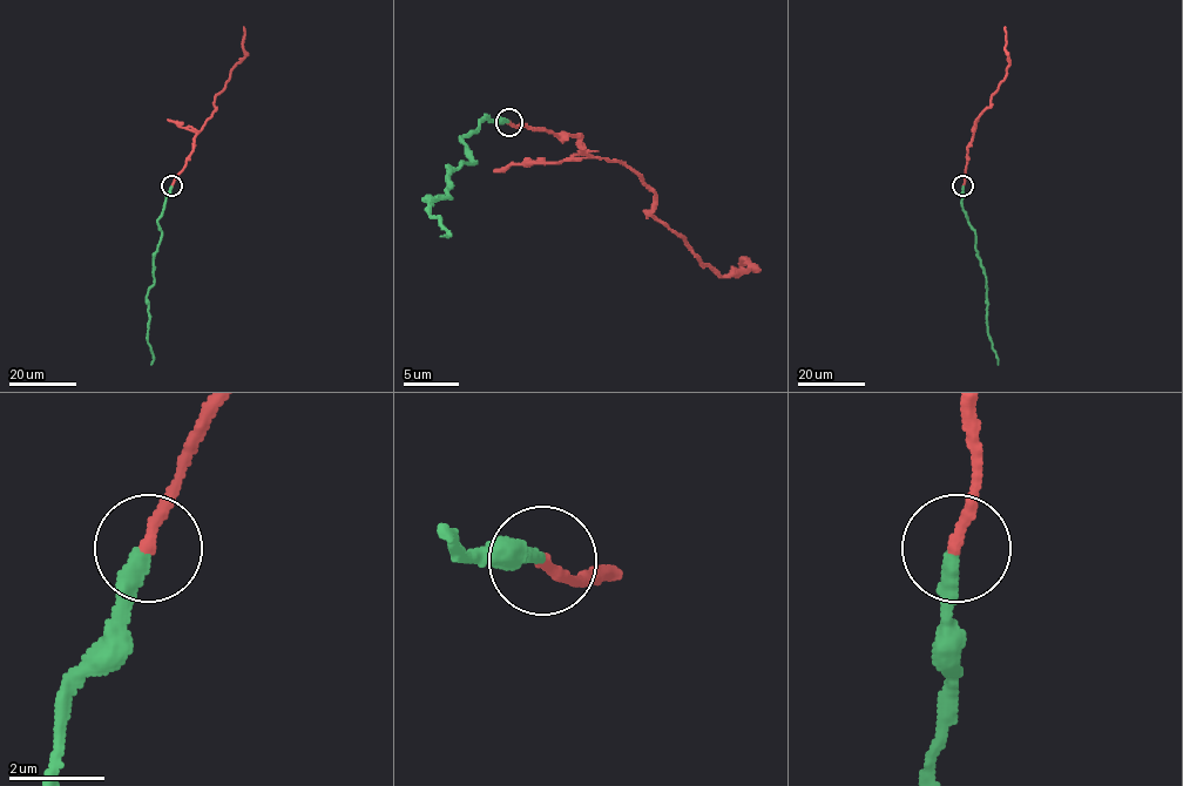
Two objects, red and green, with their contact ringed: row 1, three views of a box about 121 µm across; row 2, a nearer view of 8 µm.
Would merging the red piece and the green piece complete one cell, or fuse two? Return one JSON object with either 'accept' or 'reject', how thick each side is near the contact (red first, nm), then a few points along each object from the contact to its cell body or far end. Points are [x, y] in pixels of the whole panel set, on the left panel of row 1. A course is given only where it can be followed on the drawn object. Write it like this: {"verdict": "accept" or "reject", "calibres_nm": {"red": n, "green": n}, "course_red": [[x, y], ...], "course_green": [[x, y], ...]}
{"verdict": "accept", "calibres_nm": {"red": 260, "green": 360}, "course_red": [[171, 185], [193, 149], [195, 135], [216, 110], [215, 97], [224, 87], [230, 69], [244, 56], [244, 26]], "course_green": [[171, 185], [157, 221], [162, 234], [154, 258], [154, 284], [146, 298], [148, 344], [154, 356], [151, 365]]}

